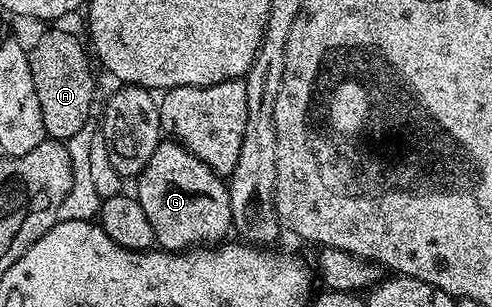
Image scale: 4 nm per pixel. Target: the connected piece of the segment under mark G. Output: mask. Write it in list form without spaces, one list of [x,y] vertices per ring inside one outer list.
[[[162,140],[158,148],[154,148],[154,156],[150,156],[150,164],[135,179],[134,197],[142,204],[142,212],[146,212],[146,220],[150,220],[150,228],[154,228],[155,245],[162,250],[177,252],[195,248],[205,244],[216,244],[229,237],[232,230],[232,213],[230,212],[230,196],[227,181],[198,160],[184,146],[175,140]]]

